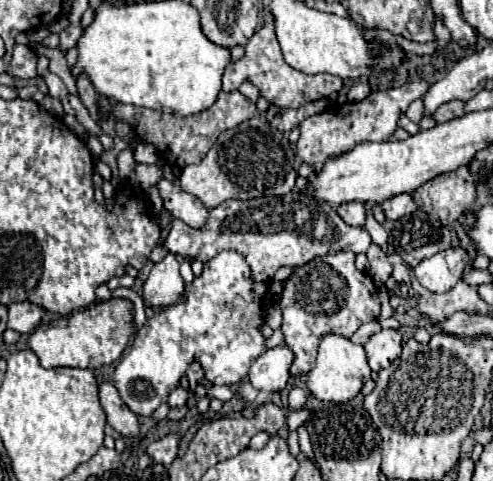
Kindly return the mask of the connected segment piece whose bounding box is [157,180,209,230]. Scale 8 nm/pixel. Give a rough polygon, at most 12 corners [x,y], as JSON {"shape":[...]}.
{"shape":[[169,180],[157,182],[165,208],[191,228],[203,228],[209,210]]}

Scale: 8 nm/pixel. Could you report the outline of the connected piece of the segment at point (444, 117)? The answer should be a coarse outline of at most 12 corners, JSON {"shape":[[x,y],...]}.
{"shape":[[451,100],[439,106],[433,118],[449,122],[465,114],[465,102]]}

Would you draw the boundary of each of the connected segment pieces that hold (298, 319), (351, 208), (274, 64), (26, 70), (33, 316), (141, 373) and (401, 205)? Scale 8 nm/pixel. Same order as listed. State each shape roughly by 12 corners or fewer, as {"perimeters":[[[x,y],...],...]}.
{"perimeters":[[[351,252],[285,282],[281,332],[307,374],[323,334],[351,338],[381,312]],[[347,202],[337,214],[351,226],[365,224],[365,206]],[[273,22],[223,74],[223,92],[245,80],[279,108],[339,92],[333,74],[303,74],[281,54]],[[15,44],[9,74],[37,78],[37,52]],[[31,302],[9,306],[7,328],[31,334],[45,310]],[[239,252],[137,330],[113,374],[137,416],[193,362],[243,382],[267,350],[269,284]],[[397,194],[381,204],[389,220],[413,214],[413,194]]]}

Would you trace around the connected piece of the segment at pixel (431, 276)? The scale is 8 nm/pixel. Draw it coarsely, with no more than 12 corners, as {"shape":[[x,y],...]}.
{"shape":[[463,248],[421,260],[413,274],[431,292],[447,292],[467,266]]}

